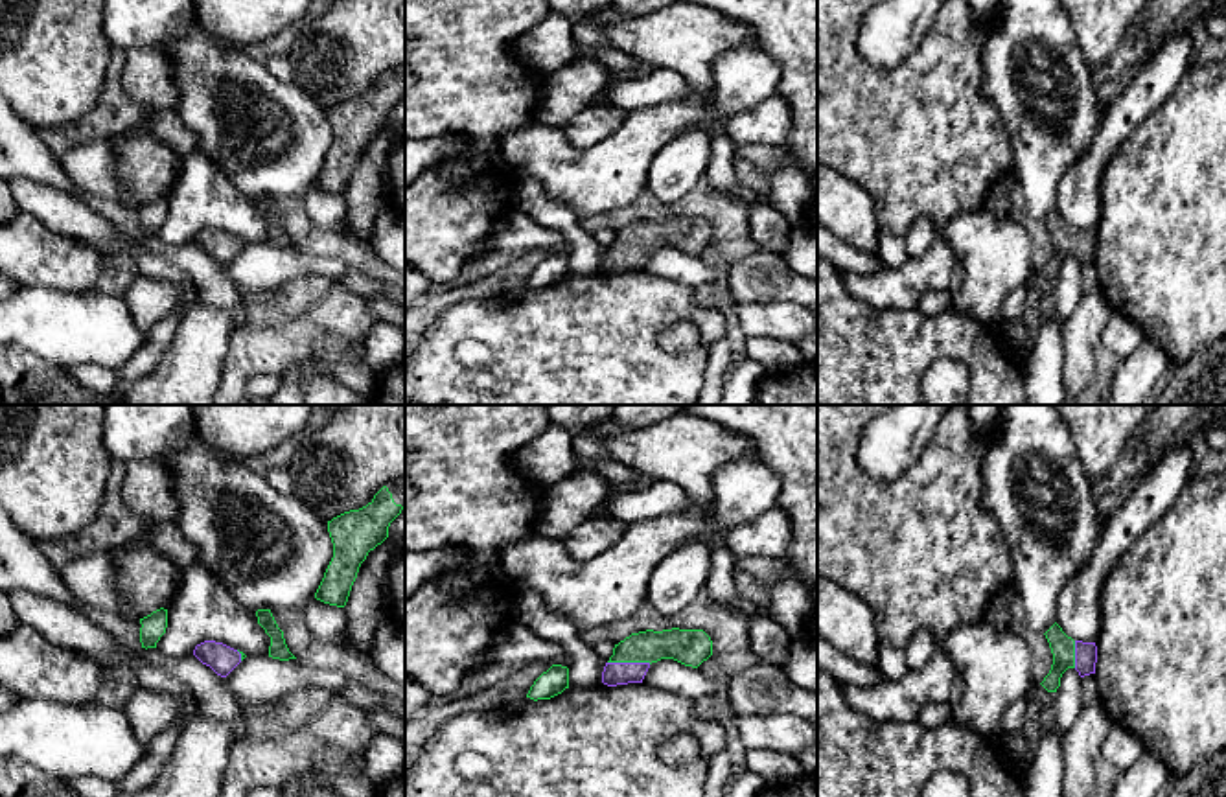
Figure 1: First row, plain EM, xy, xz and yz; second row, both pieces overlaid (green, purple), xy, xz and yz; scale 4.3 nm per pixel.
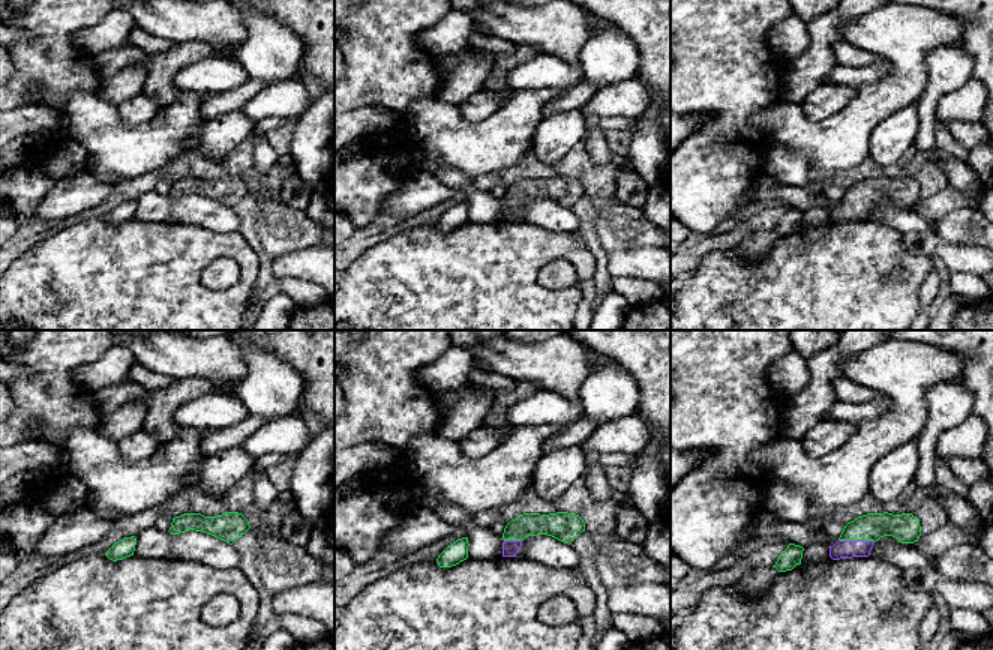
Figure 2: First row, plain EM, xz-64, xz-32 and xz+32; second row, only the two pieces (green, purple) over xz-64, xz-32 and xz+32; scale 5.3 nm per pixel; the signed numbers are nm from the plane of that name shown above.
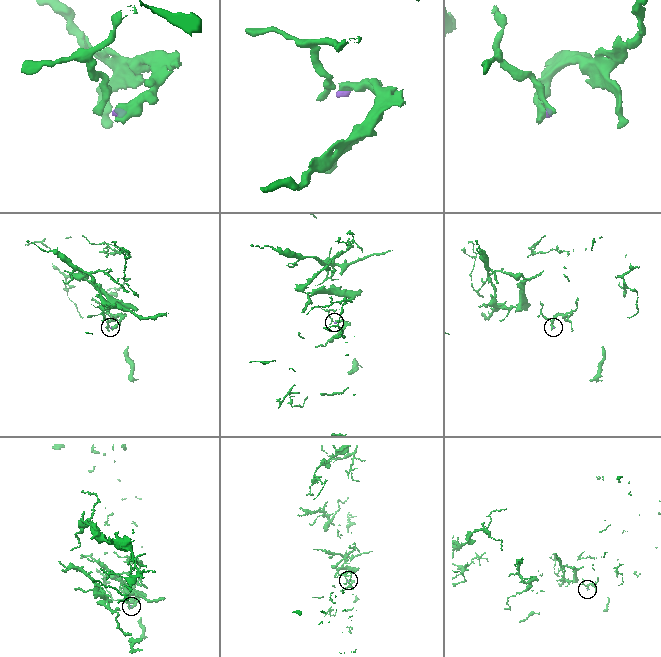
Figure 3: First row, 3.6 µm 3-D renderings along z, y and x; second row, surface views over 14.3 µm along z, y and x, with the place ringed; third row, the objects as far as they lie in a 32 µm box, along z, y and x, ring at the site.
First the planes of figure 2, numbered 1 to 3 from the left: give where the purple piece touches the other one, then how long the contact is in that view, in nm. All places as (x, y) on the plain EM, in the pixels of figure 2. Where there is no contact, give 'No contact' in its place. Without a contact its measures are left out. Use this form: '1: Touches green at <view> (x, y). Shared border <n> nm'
1: No contact
2: Touches green at xz-32 (513, 203). Shared border 100 nm
3: Touches green at xz+32 (857, 203). Shared border 190 nm

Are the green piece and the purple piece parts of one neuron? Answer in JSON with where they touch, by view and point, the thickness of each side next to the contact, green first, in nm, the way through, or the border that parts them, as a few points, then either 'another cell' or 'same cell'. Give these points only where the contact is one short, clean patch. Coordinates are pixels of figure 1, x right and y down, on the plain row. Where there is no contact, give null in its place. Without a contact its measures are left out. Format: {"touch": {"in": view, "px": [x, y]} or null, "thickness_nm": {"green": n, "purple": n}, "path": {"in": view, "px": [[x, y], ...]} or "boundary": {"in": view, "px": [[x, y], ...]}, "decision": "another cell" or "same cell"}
{"touch": {"in": "xz", "px": [630, 249]}, "thickness_nm": {"green": 150, "purple": 100}, "decision": "same cell"}

